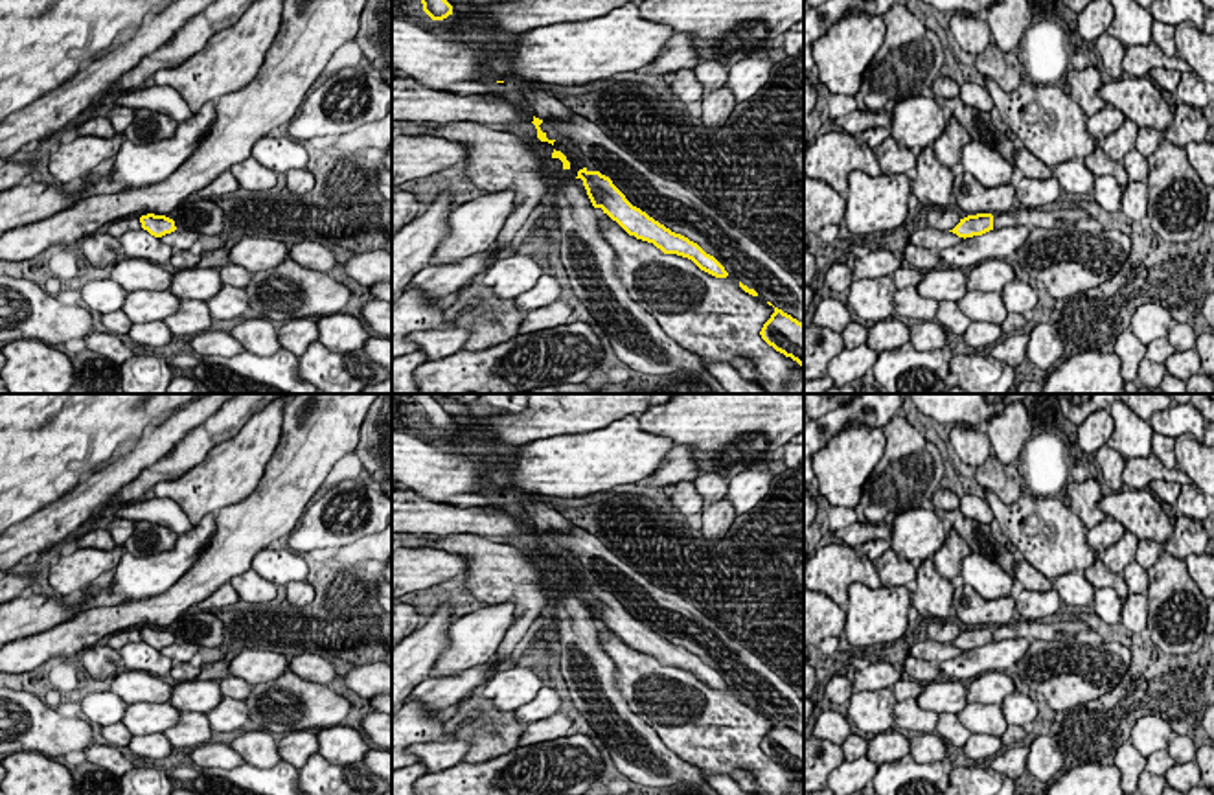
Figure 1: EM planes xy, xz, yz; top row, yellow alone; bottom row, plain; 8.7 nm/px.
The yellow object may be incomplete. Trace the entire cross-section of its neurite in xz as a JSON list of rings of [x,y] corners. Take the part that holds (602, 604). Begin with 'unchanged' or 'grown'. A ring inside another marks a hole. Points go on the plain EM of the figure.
unchanged | [[[587,580],[578,583],[583,593],[587,607],[594,620],[601,620],[613,633],[616,633],[629,648],[653,655],[664,666],[677,666],[692,672],[701,683],[727,690],[725,679],[710,666],[706,666],[697,655],[688,650],[671,644],[640,620],[633,618],[625,607],[613,596],[613,593],[600,583],[589,583]]]

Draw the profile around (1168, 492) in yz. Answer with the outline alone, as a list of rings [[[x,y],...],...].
[[[1151,480],[1148,490],[1159,499],[1164,501],[1172,506],[1175,506],[1179,491],[1181,491],[1181,484],[1175,482],[1168,482],[1168,480]]]

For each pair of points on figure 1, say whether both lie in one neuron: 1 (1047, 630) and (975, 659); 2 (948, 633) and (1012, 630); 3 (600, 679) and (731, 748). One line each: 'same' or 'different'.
1: different
2: same
3: different

